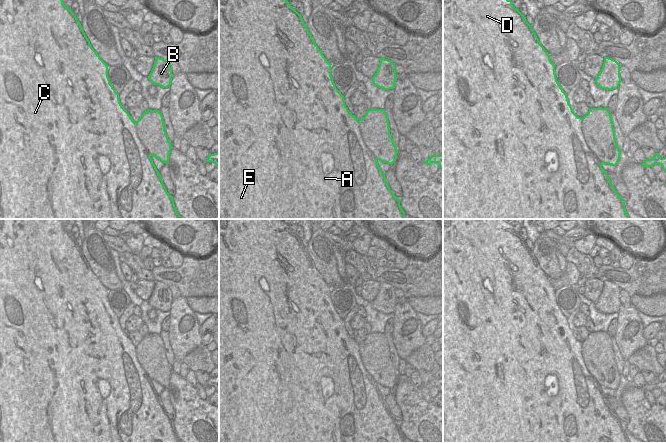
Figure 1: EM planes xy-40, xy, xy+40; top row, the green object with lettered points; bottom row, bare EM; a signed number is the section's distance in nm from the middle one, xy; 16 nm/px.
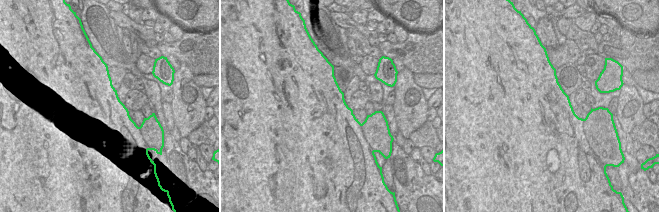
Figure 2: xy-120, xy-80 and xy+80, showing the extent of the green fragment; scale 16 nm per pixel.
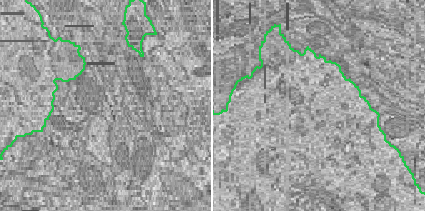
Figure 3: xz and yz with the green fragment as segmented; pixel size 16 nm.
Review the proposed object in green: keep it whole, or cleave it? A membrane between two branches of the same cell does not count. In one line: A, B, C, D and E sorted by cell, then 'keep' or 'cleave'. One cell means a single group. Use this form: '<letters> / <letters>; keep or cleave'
A C D E / B; cleave

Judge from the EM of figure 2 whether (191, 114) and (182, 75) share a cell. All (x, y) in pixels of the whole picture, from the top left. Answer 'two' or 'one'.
one

